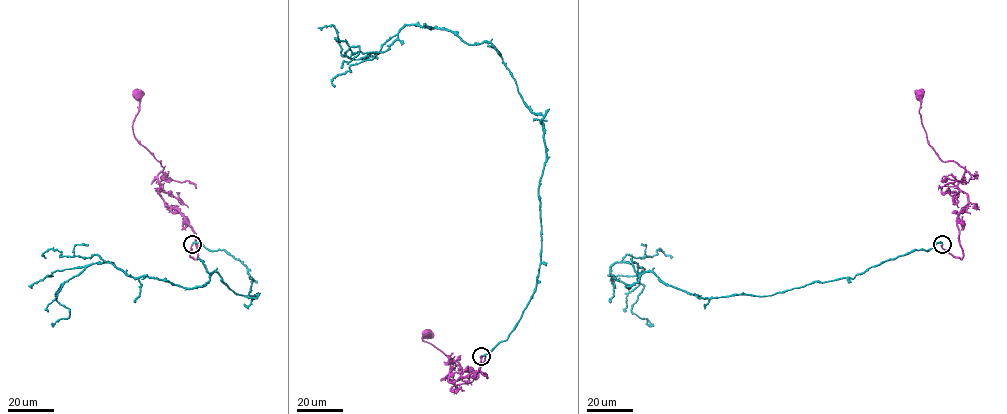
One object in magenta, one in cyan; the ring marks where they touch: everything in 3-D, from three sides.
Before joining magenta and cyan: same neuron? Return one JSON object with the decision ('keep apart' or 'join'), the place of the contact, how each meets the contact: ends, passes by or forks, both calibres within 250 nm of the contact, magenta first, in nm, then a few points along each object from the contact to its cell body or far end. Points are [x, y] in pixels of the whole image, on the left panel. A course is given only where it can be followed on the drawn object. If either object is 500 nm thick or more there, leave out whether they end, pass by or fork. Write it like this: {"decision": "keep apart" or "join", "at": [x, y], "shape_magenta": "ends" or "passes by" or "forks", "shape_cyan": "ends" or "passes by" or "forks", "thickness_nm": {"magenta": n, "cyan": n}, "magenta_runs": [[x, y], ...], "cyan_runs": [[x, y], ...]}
{"decision": "join", "at": [192, 244], "shape_magenta": "ends", "shape_cyan": "ends", "thickness_nm": {"magenta": 360, "cyan": 280}, "magenta_runs": [[192, 244], [190, 256], [197, 258], [193, 228], [159, 194], [160, 161], [134, 136], [137, 94]], "cyan_runs": [[192, 244], [238, 259], [254, 297], [216, 271], [185, 288], [89, 264], [60, 286], [70, 314], [52, 325]]}

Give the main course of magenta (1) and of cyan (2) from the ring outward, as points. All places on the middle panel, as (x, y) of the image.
1: (482, 356), (479, 368), (487, 377), (472, 371), (451, 382), (450, 361), (422, 340), (427, 334)
2: (482, 356), (535, 287), (543, 116), (490, 43), (445, 29), (406, 25), (341, 68)

